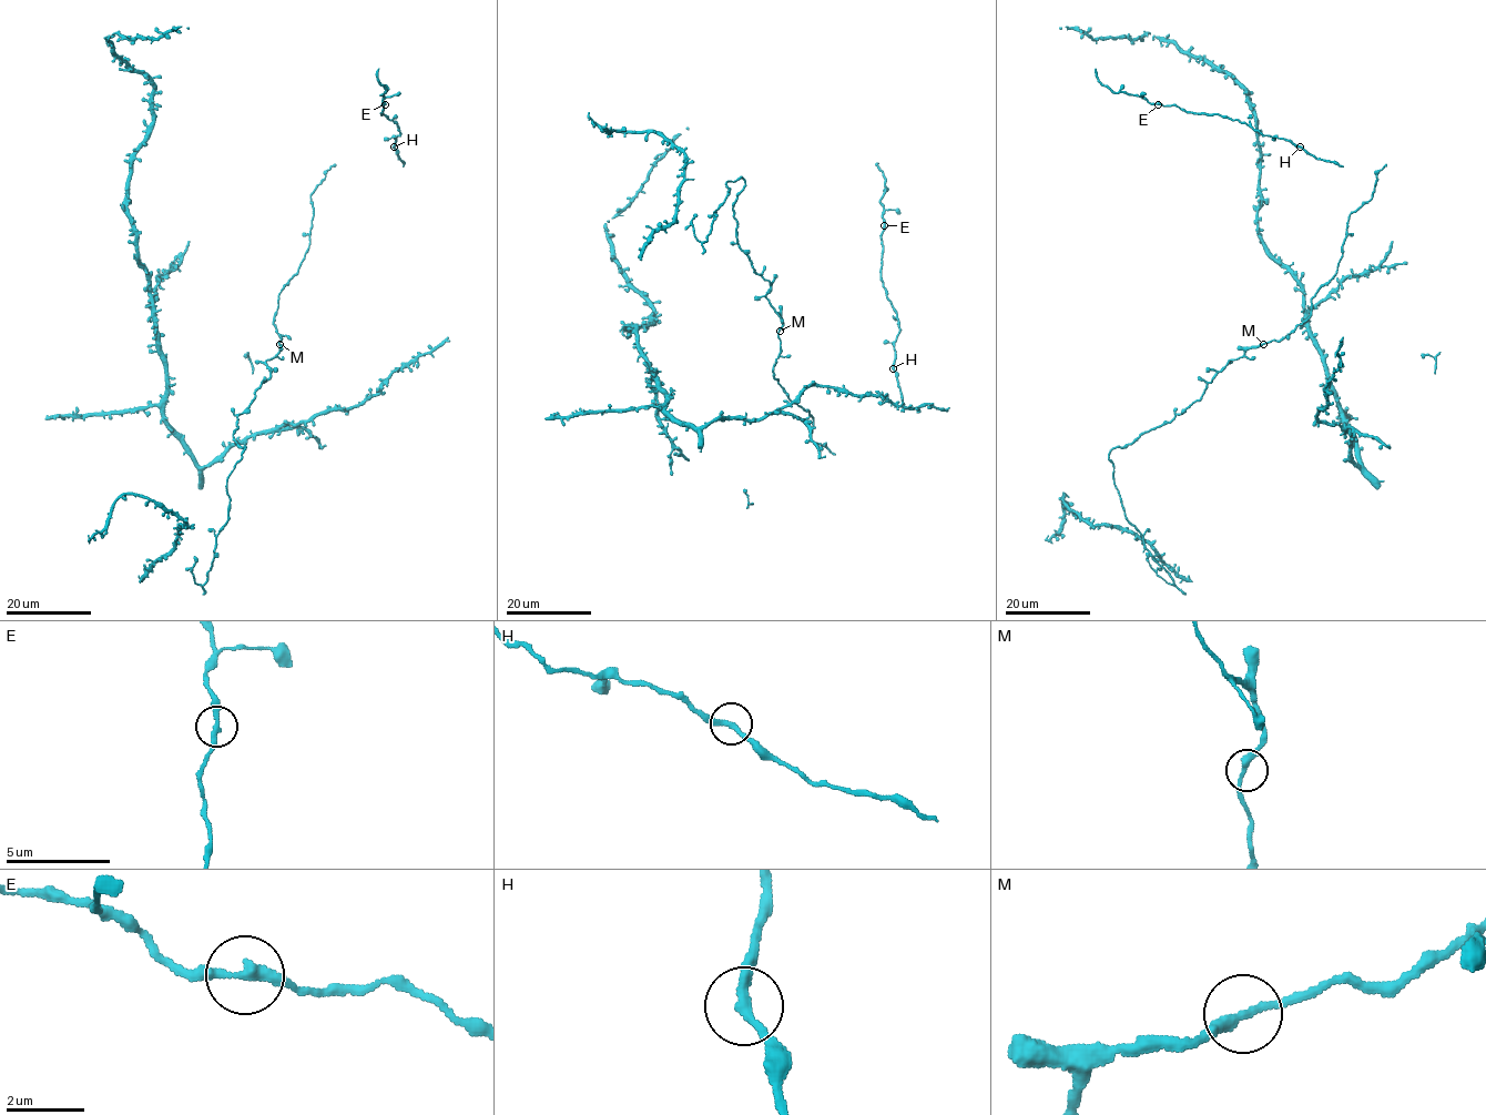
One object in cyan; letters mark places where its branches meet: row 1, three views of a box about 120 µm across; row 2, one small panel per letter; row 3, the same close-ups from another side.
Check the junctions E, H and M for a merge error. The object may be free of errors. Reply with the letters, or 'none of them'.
none of them

